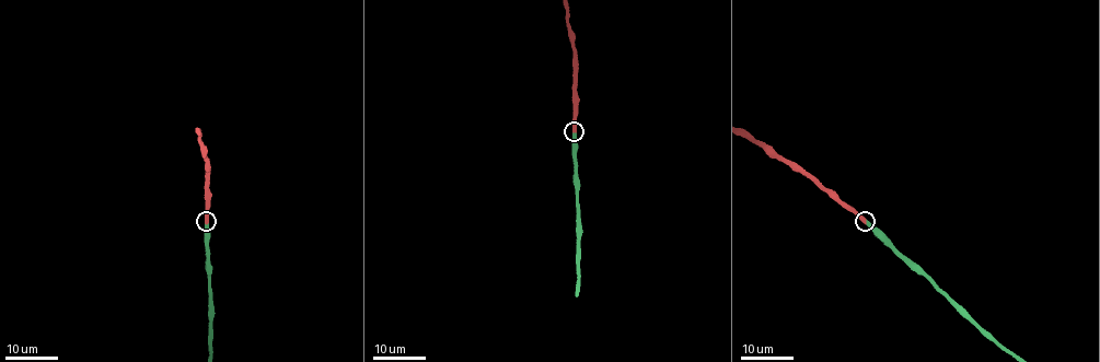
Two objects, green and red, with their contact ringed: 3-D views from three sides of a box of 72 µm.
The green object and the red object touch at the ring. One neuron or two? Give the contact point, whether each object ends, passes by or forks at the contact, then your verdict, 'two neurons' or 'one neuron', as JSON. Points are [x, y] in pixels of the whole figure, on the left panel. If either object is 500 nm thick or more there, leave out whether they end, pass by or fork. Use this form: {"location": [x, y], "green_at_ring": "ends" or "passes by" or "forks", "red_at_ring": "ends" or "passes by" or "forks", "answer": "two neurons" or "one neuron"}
{"location": [206, 221], "answer": "one neuron"}

